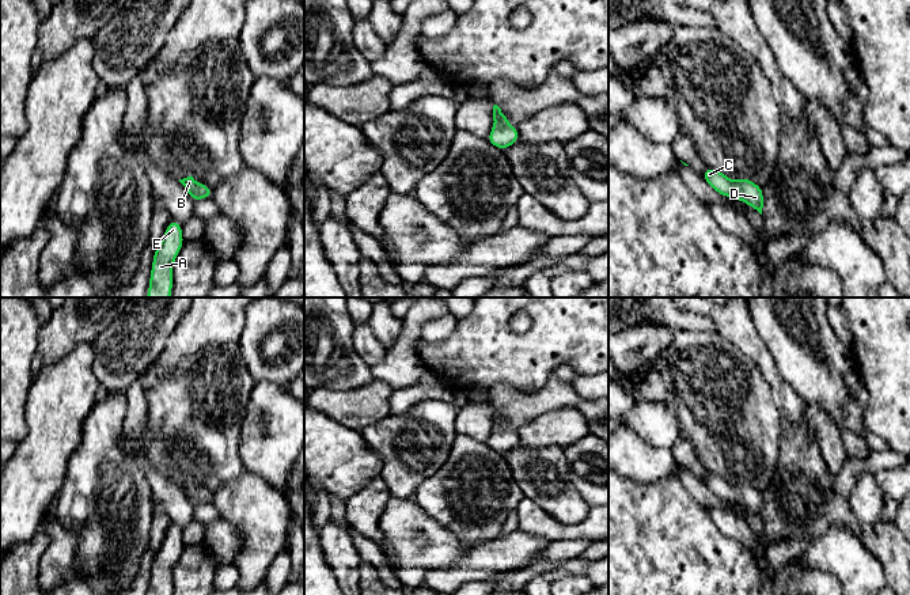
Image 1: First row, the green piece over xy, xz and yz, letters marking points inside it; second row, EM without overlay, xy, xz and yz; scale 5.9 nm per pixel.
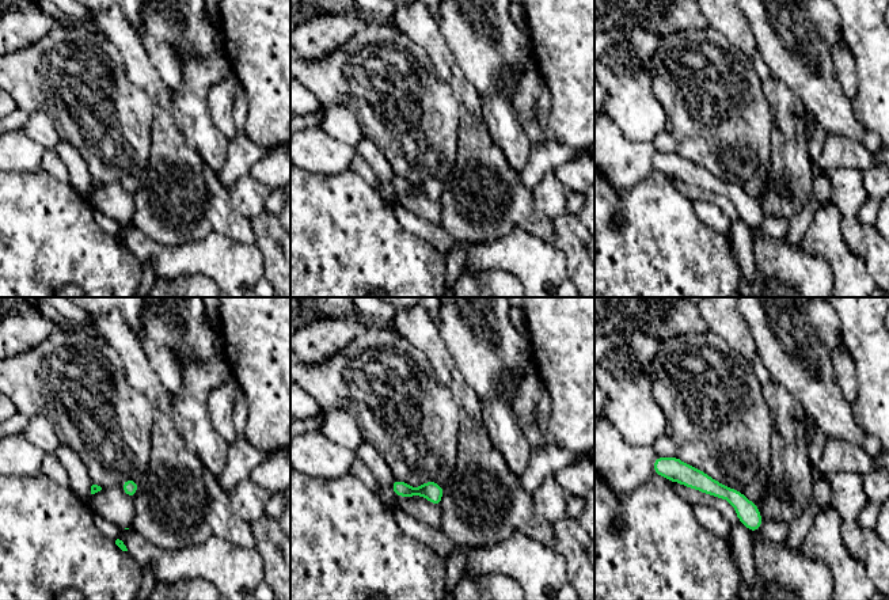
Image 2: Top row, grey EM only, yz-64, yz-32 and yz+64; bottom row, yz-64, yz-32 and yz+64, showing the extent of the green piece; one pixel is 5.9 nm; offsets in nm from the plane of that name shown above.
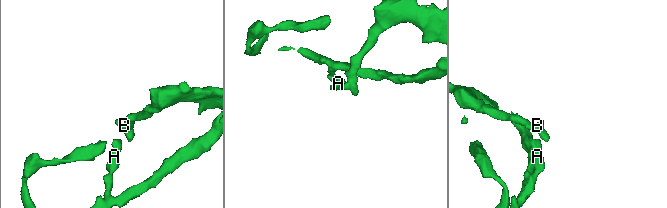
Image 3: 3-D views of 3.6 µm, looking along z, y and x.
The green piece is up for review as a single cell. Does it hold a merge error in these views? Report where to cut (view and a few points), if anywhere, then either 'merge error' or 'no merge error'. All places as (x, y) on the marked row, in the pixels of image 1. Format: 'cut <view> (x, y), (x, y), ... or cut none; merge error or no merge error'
cut none; no merge error

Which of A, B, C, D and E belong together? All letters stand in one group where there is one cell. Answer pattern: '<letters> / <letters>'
A B C D E

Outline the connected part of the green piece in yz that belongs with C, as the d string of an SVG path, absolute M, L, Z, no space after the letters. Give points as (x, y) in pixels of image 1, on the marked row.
M706 166L701 178L721 196L742 200L746 205L750 205L762 215L763 189L747 177L740 181L732 181L724 173Z

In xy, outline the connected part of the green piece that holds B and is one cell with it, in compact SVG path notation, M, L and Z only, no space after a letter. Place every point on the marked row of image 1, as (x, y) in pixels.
M192 175L187 178L179 179L179 182L185 186L193 202L213 197L213 190L208 185L198 183Z

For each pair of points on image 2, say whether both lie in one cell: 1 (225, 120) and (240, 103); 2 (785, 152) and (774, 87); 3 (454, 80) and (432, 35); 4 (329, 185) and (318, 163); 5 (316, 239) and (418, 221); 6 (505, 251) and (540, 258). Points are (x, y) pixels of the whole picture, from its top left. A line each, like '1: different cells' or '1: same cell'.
1: different cells
2: same cell
3: same cell
4: different cells
5: different cells
6: same cell

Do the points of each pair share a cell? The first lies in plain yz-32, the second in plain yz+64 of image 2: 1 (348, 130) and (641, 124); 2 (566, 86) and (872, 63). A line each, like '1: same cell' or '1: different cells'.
1: same cell
2: same cell

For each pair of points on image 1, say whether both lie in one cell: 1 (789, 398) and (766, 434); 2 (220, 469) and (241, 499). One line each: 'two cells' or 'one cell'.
1: two cells
2: two cells

